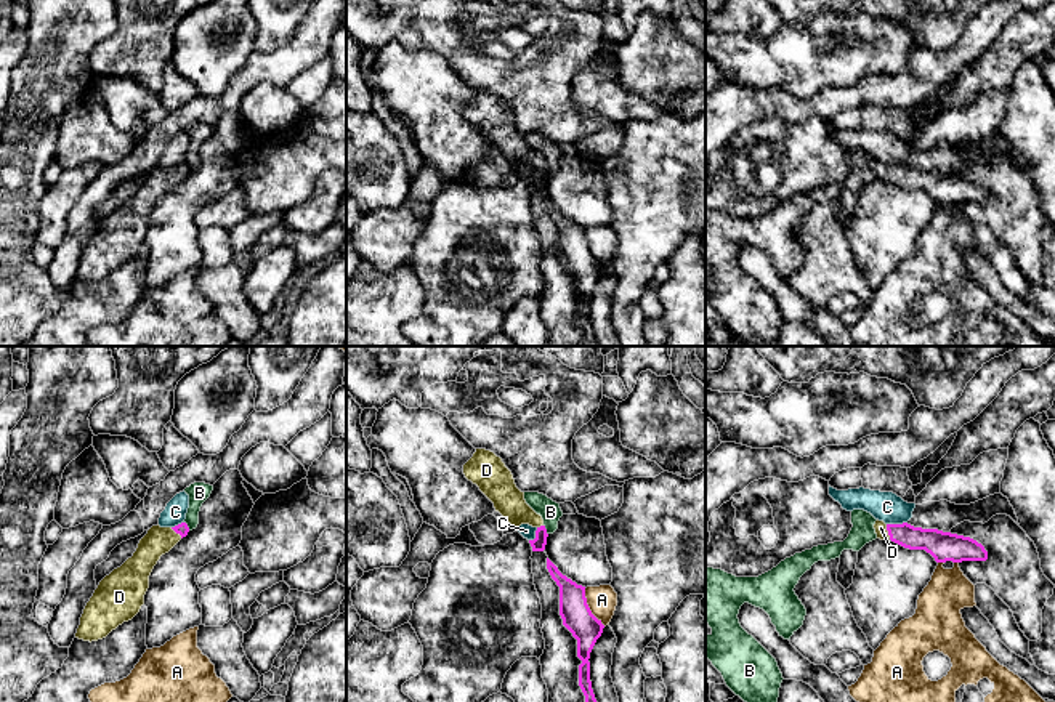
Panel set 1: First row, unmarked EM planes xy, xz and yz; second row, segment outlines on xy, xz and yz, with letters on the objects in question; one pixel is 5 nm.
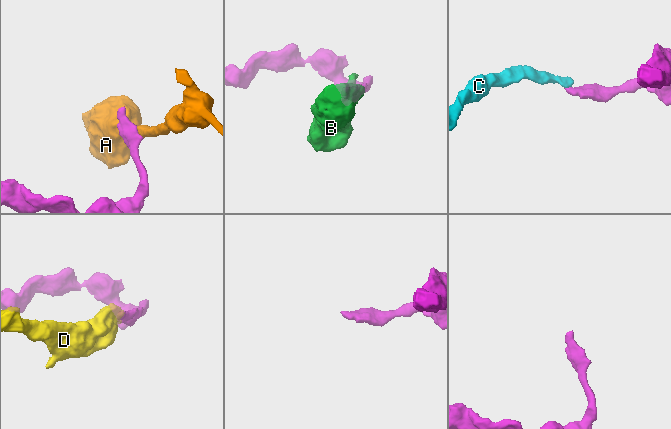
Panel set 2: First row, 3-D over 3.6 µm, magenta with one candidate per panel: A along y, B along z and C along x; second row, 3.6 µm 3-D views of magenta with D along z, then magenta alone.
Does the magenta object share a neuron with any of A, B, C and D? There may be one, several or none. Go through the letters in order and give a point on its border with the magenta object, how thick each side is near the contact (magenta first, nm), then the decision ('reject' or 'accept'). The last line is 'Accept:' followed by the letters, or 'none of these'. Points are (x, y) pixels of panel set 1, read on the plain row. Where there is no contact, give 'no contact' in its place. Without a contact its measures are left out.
A: xz (589, 249) | 150/150 nm | reject
B: xz (545, 170) | 70/110 nm | reject
C: yz (897, 165) | 140/150 nm | reject
D: yz (889, 173) | 130/60 nm | accept
Accept: D

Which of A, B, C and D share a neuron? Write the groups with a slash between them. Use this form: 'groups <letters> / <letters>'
groups A / B / C / D

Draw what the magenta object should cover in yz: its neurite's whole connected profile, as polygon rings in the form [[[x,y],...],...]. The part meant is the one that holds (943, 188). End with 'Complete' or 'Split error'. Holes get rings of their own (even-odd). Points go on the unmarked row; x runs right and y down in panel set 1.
[[[875,162],[877,180],[891,181],[909,191],[925,191],[936,204],[962,204],[962,202],[986,202],[988,192],[981,184],[970,178],[943,173],[938,170],[914,168],[907,163],[885,165]]]. Split error

